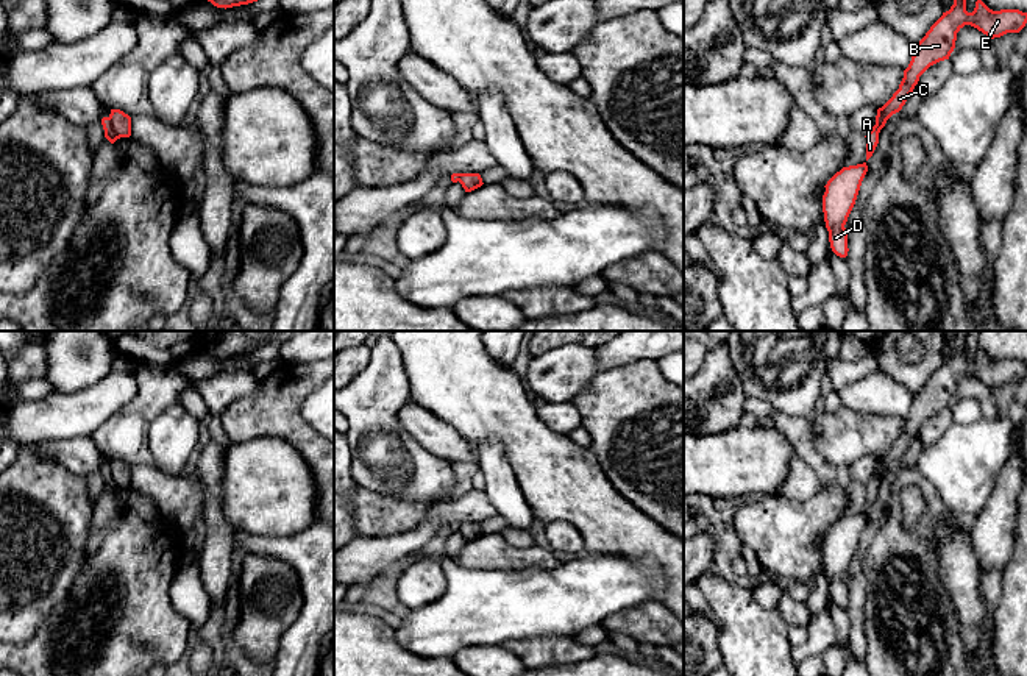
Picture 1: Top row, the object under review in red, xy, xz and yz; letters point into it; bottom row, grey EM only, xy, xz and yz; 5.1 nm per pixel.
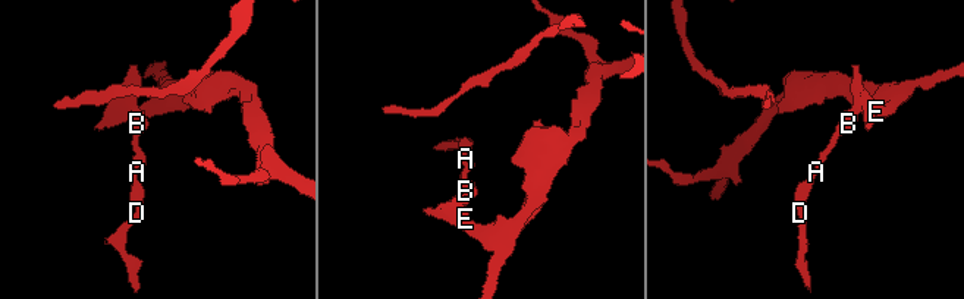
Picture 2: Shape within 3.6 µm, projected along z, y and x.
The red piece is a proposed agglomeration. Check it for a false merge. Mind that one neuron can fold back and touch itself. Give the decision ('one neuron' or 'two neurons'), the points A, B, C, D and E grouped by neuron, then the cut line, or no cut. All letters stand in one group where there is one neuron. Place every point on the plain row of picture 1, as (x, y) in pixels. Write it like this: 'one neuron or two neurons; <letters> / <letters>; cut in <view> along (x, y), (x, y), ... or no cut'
two neurons; A D / B C E; cut in xy along (108, 467), (113, 481), (119, 487)

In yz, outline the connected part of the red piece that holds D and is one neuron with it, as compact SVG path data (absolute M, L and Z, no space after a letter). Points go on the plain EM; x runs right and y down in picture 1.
M866 511L863 514L843 517L824 535L823 562L832 601L848 606L848 579L844 578L848 567L855 554L862 531L868 521Z

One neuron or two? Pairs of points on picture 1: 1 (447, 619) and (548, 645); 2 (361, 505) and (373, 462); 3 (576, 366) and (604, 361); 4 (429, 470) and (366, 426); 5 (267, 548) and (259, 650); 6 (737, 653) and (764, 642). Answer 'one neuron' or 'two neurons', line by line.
1: two neurons
2: two neurons
3: two neurons
4: one neuron
5: two neurons
6: one neuron

